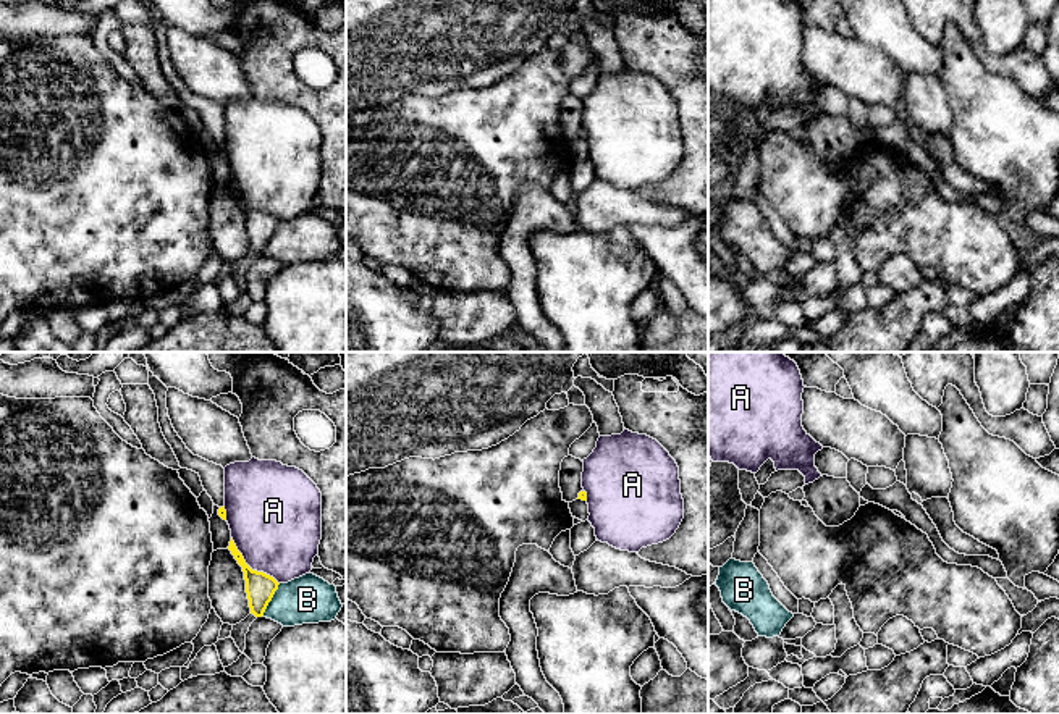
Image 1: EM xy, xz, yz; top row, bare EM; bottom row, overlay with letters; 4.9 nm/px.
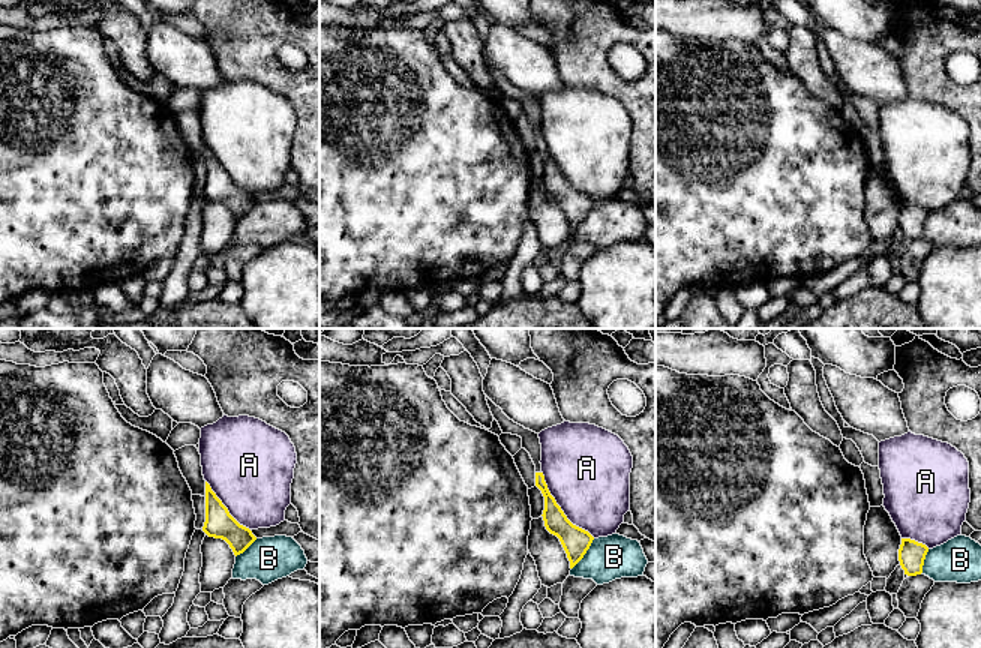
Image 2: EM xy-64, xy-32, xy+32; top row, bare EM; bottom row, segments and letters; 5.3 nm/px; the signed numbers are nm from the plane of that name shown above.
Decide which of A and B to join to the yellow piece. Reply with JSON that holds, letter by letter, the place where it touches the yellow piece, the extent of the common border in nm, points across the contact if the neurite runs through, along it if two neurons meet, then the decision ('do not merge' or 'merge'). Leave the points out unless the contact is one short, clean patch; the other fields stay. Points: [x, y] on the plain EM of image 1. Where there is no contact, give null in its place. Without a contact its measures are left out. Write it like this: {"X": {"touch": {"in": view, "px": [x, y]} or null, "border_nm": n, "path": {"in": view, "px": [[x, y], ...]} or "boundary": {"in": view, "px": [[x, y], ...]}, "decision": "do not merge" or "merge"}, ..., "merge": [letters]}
{"A": {"touch": {"in": "xy", "px": [248, 204]}, "border_nm": 340, "decision": "do not merge"}, "B": {"touch": {"in": "xy", "px": [270, 238]}, "border_nm": 190, "boundary": {"in": "xy", "px": [[280, 222], [261, 254]]}, "decision": "do not merge"}, "merge": []}

